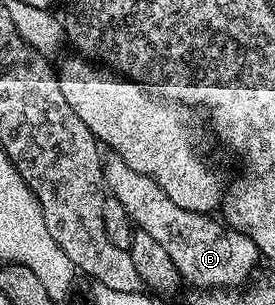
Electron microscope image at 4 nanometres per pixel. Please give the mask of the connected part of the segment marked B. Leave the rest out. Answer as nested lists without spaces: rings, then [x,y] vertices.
[[[112,155],[104,158],[103,185],[112,200],[114,197],[121,204],[122,211],[134,221],[132,224],[147,231],[147,235],[154,237],[167,250],[186,286],[193,289],[235,289],[244,286],[254,276],[253,268],[259,262],[259,254],[251,237],[226,227],[220,220],[212,221],[212,216],[183,211],[183,207],[167,199],[157,183],[147,179],[147,175],[139,175],[139,171],[131,171],[123,159]]]

